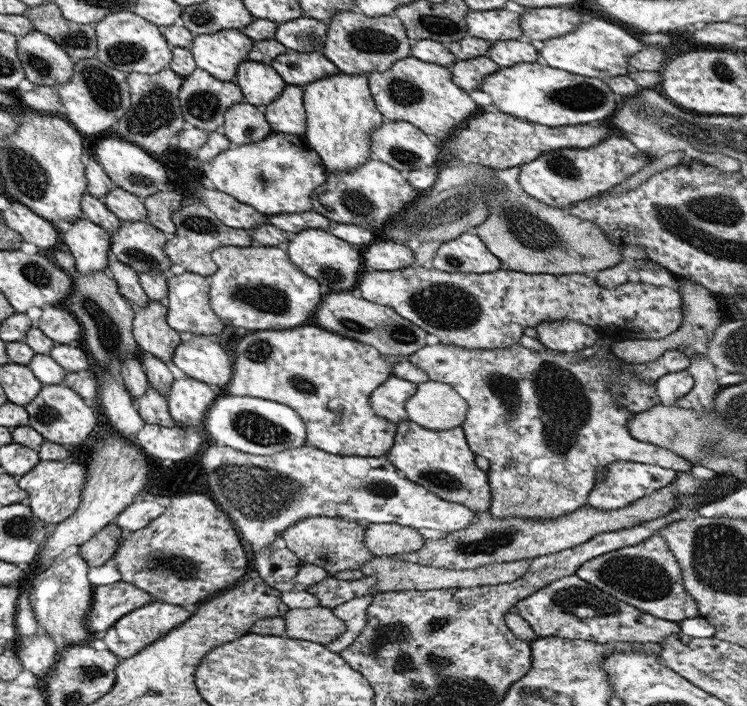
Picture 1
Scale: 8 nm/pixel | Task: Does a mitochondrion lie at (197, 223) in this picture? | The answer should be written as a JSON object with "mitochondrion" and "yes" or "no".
{"mitochondrion":"yes"}

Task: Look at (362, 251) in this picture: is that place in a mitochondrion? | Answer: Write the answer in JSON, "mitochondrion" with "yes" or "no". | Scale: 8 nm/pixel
{"mitochondrion":"no"}

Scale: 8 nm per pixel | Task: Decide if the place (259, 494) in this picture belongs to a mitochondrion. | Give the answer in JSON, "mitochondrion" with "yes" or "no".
{"mitochondrion":"yes"}

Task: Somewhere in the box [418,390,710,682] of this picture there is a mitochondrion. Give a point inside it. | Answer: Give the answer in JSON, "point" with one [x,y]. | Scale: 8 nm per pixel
{"point":[643,578]}

